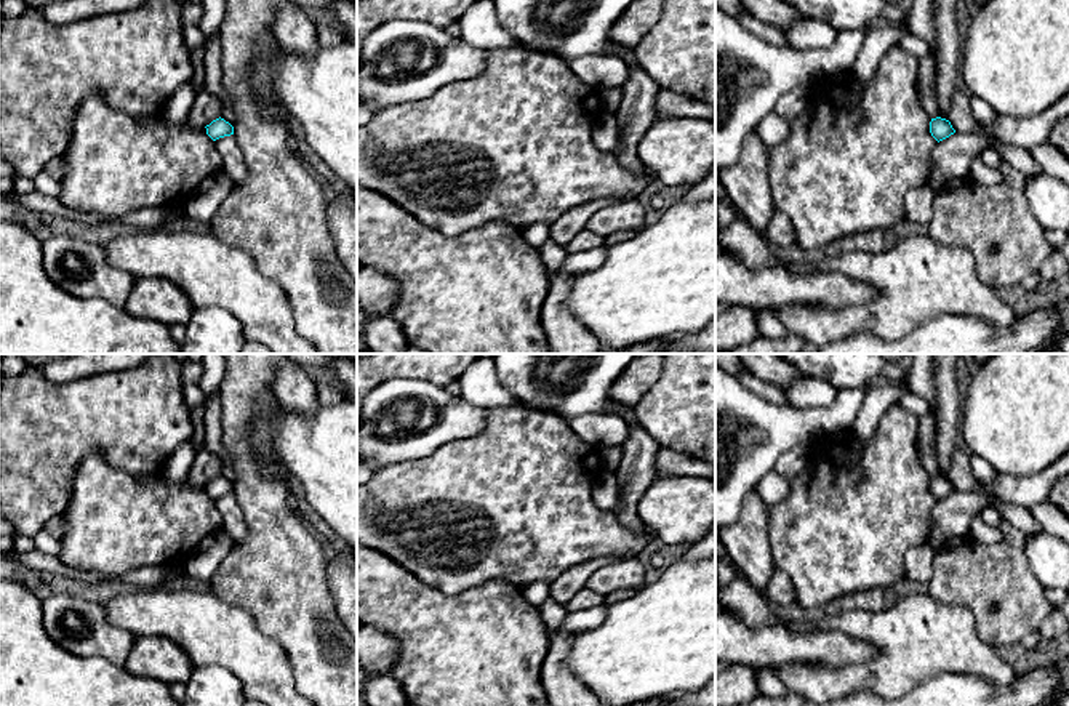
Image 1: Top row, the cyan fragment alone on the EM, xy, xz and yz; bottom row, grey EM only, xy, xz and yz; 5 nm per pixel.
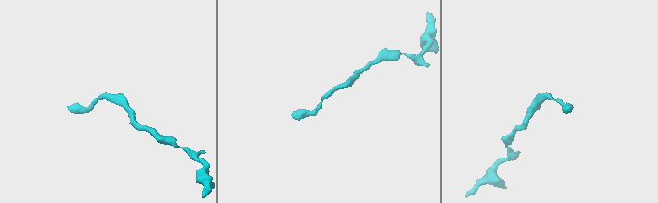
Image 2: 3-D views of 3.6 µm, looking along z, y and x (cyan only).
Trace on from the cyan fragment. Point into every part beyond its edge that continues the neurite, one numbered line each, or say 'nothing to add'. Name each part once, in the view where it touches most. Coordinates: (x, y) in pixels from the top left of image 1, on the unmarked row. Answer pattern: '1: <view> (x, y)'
nothing to add

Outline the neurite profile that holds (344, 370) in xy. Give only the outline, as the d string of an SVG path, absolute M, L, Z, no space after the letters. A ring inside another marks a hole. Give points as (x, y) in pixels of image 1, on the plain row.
M330 359L326 367L336 378L344 397L357 402L357 362L350 359Z

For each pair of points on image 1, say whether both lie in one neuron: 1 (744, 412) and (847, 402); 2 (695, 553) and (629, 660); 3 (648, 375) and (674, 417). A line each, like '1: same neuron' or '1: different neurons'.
1: same neuron
2: different neurons
3: different neurons

